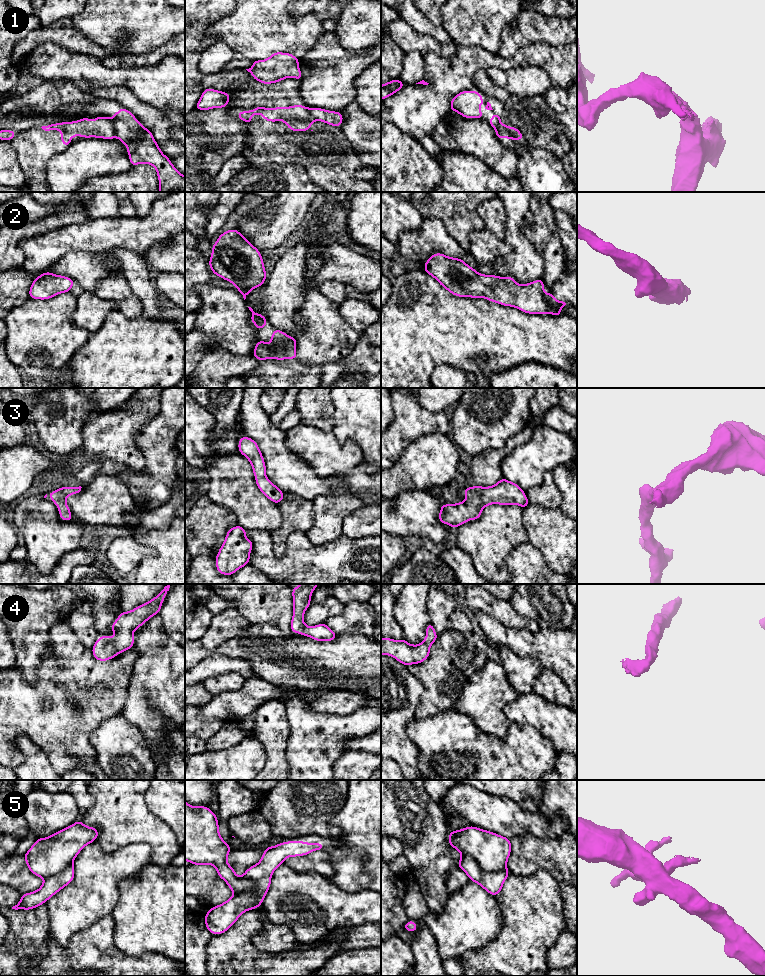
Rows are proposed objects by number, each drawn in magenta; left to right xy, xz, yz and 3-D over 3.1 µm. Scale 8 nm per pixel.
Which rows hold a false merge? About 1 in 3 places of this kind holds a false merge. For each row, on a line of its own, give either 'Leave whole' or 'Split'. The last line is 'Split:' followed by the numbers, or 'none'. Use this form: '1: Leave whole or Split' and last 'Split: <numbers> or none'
1: Split
2: Leave whole
3: Leave whole
4: Leave whole
5: Split
Split: 1, 5

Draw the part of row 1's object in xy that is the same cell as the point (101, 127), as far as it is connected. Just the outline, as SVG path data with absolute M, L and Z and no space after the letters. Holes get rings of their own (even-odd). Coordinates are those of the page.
M98 116L95 120L88 118L76 120L73 122L61 122L55 124L48 124L41 127L45 131L60 130L61 131L61 144L68 147L71 144L71 138L74 136L81 136L83 138L102 138L114 139L116 131L112 122L104 117Z

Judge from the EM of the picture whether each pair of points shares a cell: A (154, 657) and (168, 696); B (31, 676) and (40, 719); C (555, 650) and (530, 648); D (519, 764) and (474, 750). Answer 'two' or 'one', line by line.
A: one
B: two
C: one
D: one

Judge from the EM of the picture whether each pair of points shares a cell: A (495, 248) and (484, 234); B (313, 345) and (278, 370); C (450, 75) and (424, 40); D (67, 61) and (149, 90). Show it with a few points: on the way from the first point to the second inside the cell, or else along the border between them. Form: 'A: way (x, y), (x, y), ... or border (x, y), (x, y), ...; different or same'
A: way (492, 245), (484, 237); same
B: border (296, 339), (296, 359), (301, 363), (319, 365); different
C: border (455, 45), (450, 57), (423, 55); different
D: way (87, 72), (100, 76), (129, 76); same

